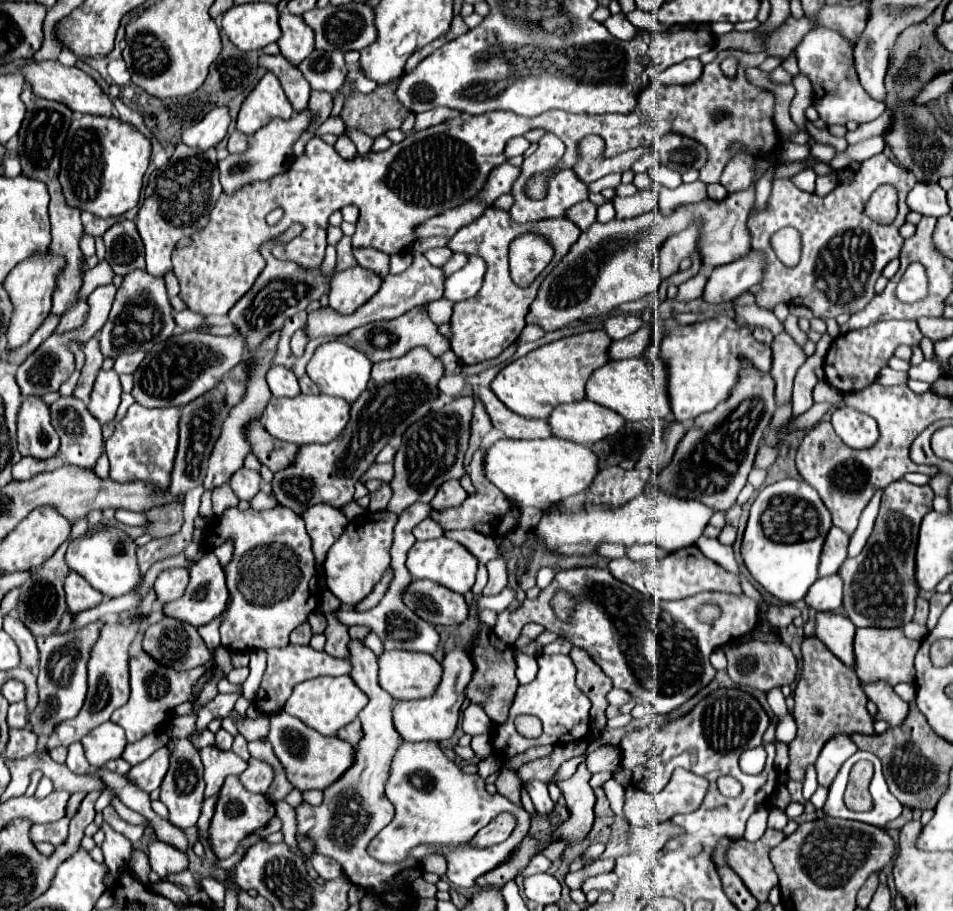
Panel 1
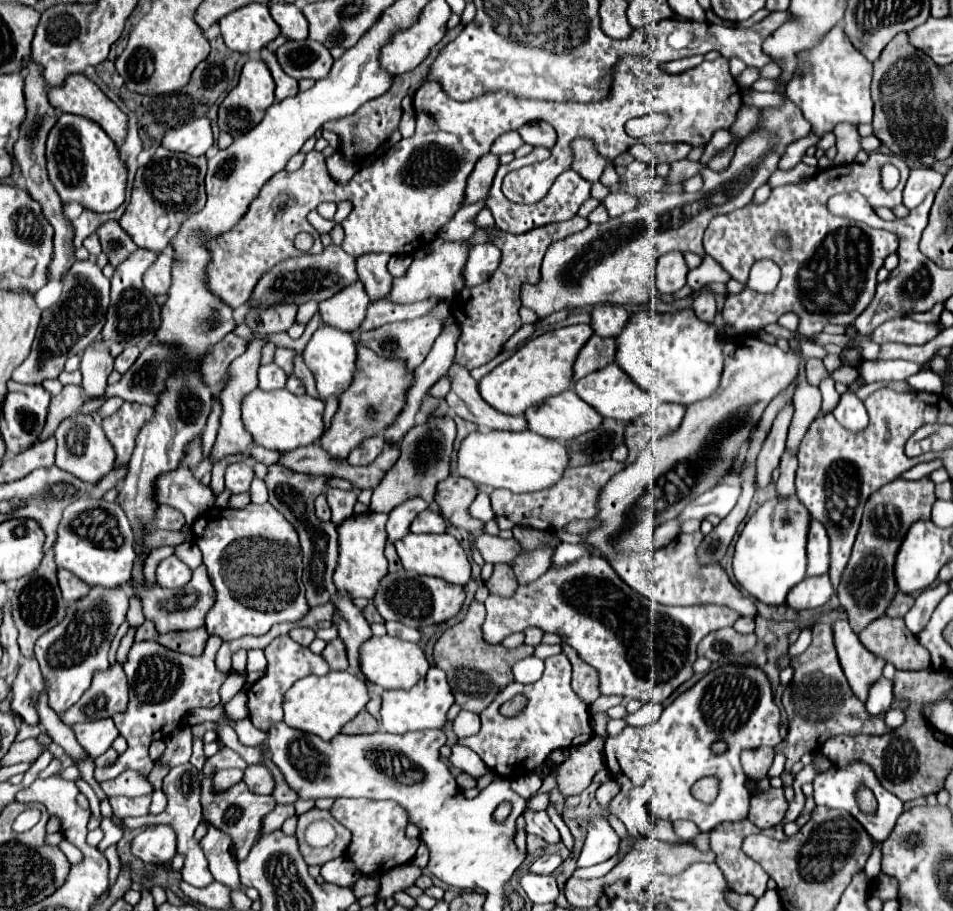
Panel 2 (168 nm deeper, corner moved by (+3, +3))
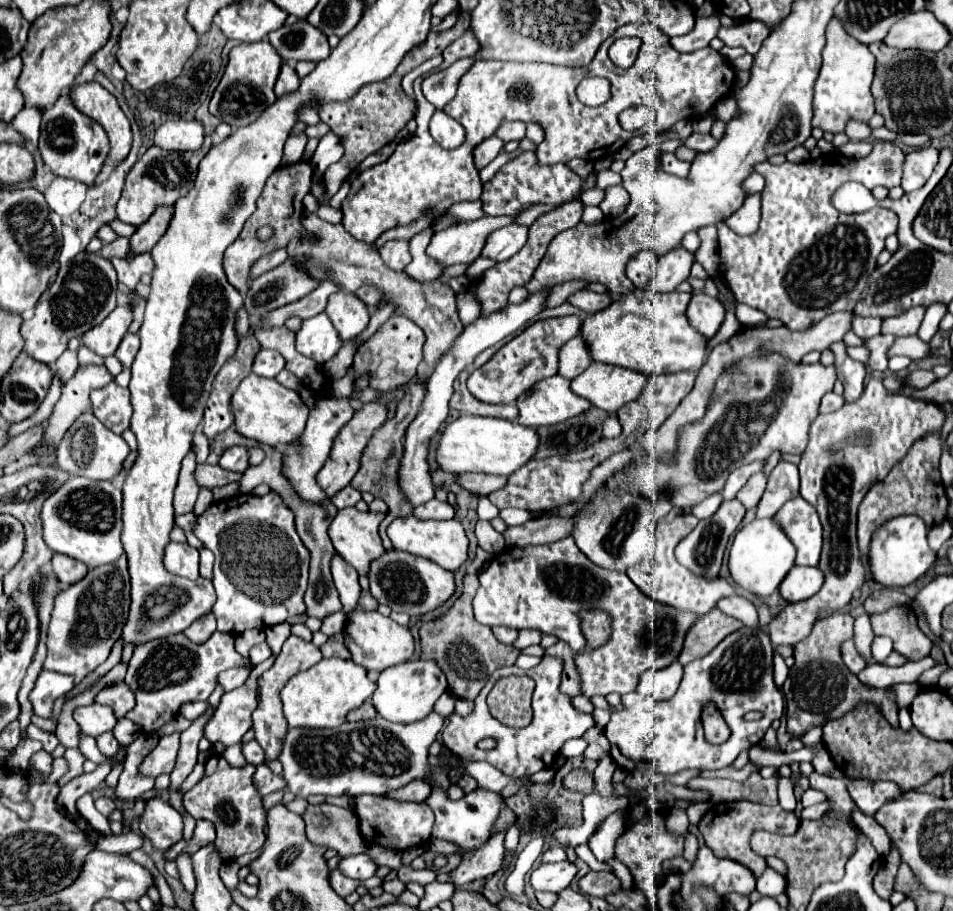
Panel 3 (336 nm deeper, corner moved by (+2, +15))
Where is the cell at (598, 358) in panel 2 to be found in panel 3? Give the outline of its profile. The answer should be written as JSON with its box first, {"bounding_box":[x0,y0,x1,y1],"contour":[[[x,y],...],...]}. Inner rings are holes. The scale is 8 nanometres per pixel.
{"bounding_box":[558,337,592,381],"contour":[[[574,337],[566,345],[562,345],[562,349],[558,353],[558,375],[572,381],[590,363],[592,363],[592,359],[590,359],[588,347],[584,345],[582,337]]]}

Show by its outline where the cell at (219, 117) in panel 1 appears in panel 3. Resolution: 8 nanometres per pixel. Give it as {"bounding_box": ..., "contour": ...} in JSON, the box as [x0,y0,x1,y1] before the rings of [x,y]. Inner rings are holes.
{"bounding_box":[154,121,204,151],"contour":[[[166,121],[156,129],[154,145],[166,151],[196,151],[204,141],[204,127],[198,121]]]}

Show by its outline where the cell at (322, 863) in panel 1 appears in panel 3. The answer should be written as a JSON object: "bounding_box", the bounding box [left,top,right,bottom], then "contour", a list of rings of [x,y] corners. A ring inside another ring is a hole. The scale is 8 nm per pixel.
{"bounding_box":[338,853,378,881],"contour":[[[362,853],[362,855],[354,855],[354,857],[344,857],[342,863],[338,865],[338,869],[346,877],[352,877],[352,879],[358,879],[358,881],[366,881],[366,879],[376,875],[378,865],[366,853]]]}

